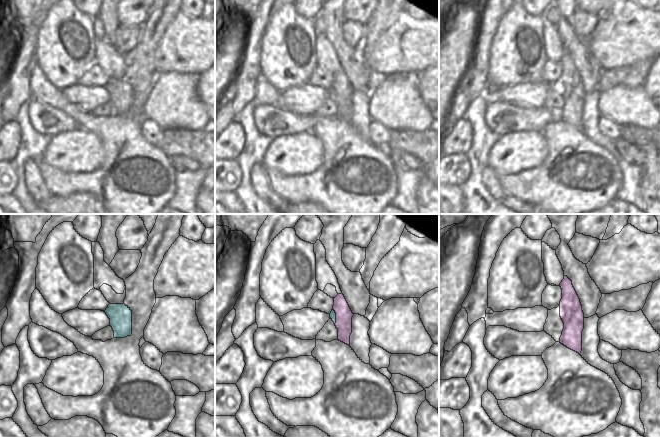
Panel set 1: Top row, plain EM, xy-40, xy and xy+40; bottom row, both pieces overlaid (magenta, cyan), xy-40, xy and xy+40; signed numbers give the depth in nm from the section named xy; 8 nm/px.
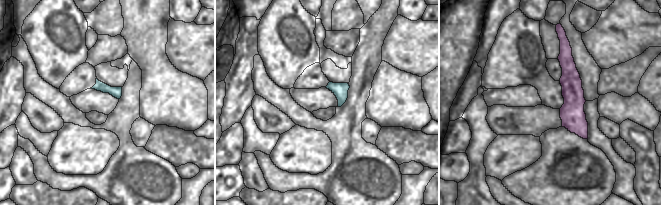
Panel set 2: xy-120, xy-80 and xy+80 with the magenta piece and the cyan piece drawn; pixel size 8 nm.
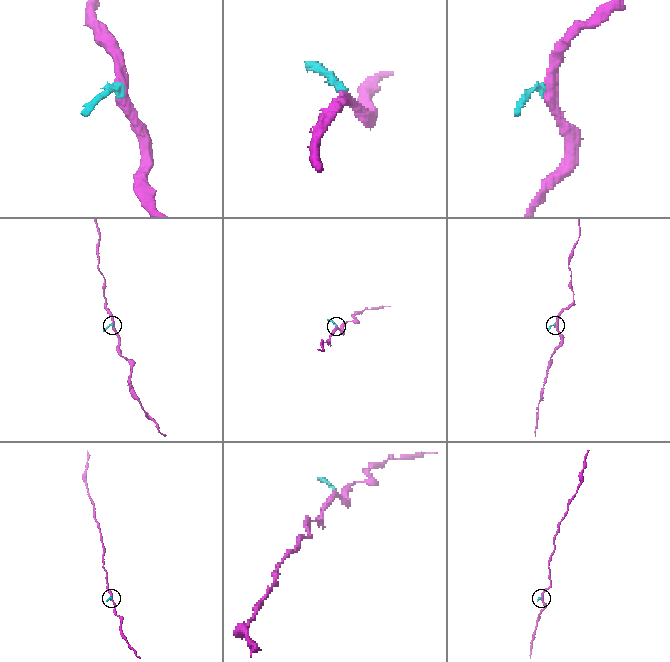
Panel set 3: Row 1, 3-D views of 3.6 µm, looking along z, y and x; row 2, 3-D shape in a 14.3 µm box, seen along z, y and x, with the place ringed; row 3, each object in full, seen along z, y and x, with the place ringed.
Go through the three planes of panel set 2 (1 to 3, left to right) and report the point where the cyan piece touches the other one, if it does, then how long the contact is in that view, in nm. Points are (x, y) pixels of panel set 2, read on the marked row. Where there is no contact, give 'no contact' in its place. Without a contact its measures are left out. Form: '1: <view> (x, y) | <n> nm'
1: no contact
2: no contact
3: no contact

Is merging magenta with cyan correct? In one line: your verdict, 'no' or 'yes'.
no

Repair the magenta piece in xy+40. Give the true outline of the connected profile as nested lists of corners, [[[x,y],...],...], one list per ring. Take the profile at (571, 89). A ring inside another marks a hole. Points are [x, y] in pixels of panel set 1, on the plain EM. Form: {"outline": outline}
{"outline": [[[564,52],[560,63],[562,65],[562,75],[559,80],[560,93],[564,99],[560,119],[580,130],[582,127],[582,107],[584,105],[582,81],[572,57],[567,52]]]}

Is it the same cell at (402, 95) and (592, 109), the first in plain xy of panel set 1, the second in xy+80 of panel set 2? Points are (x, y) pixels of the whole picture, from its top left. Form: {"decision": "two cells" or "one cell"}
{"decision": "two cells"}

